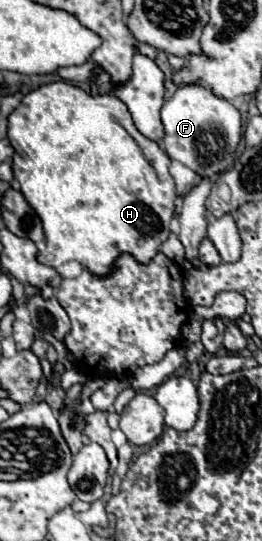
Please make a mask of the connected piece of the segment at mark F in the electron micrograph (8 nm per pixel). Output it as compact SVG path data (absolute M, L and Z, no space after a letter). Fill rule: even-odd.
M185 86L177 88L171 100L163 104L161 120L165 126L163 150L183 162L187 168L199 176L213 178L233 164L235 148L241 140L241 114L231 102L221 100L209 92L205 86ZM203 148L203 154L201 154Z

